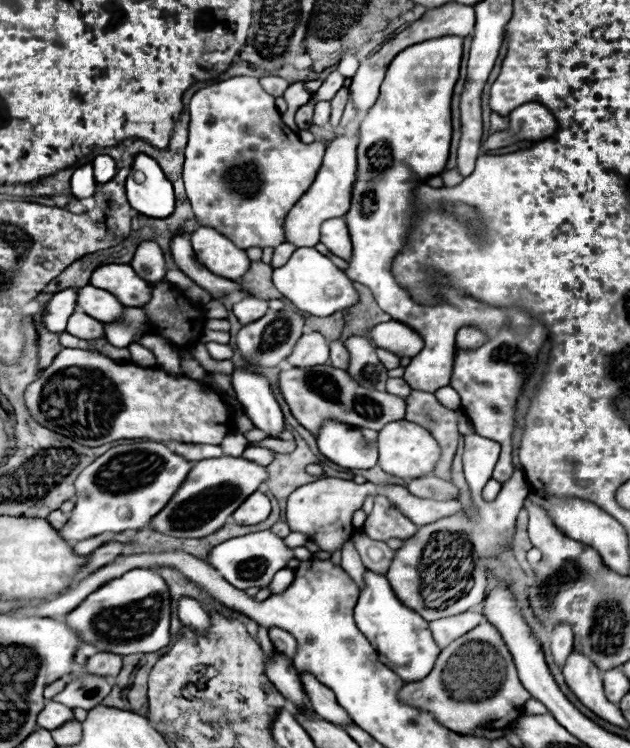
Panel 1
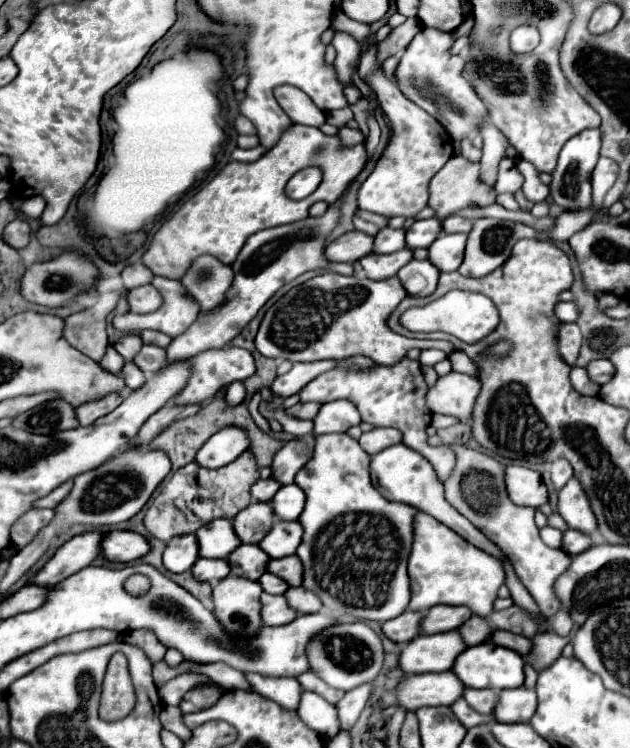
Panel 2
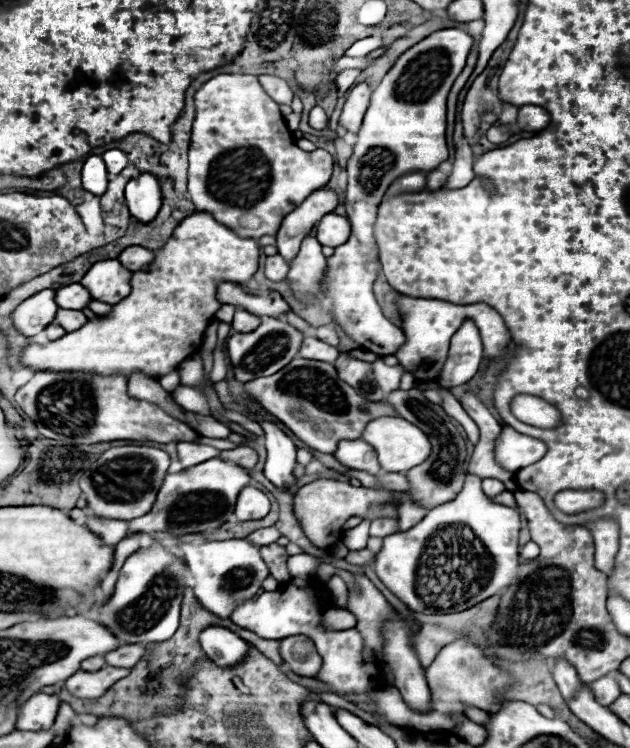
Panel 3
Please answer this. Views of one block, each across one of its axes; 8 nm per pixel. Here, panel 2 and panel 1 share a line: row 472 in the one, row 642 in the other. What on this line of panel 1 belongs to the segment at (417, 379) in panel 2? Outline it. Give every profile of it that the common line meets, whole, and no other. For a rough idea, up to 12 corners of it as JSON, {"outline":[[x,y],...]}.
{"outline":[[466,610],[432,620],[430,630],[438,646],[476,628],[484,616]]}

